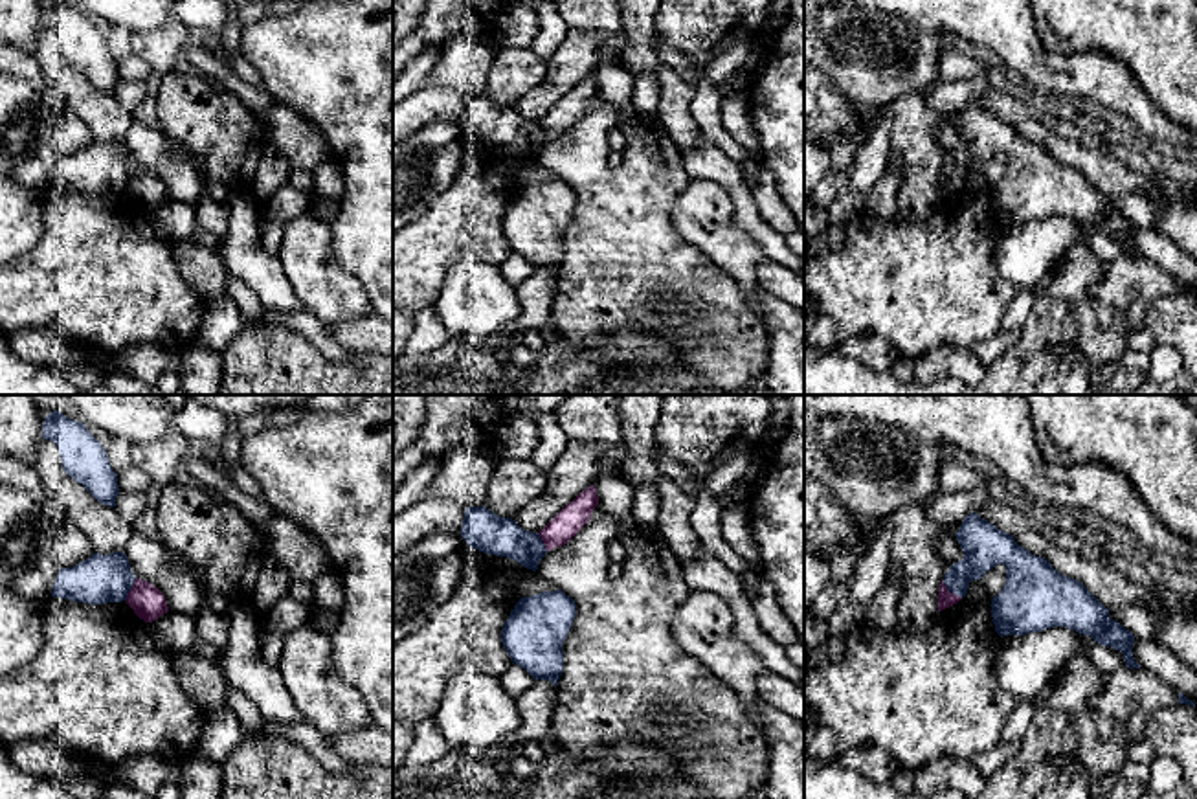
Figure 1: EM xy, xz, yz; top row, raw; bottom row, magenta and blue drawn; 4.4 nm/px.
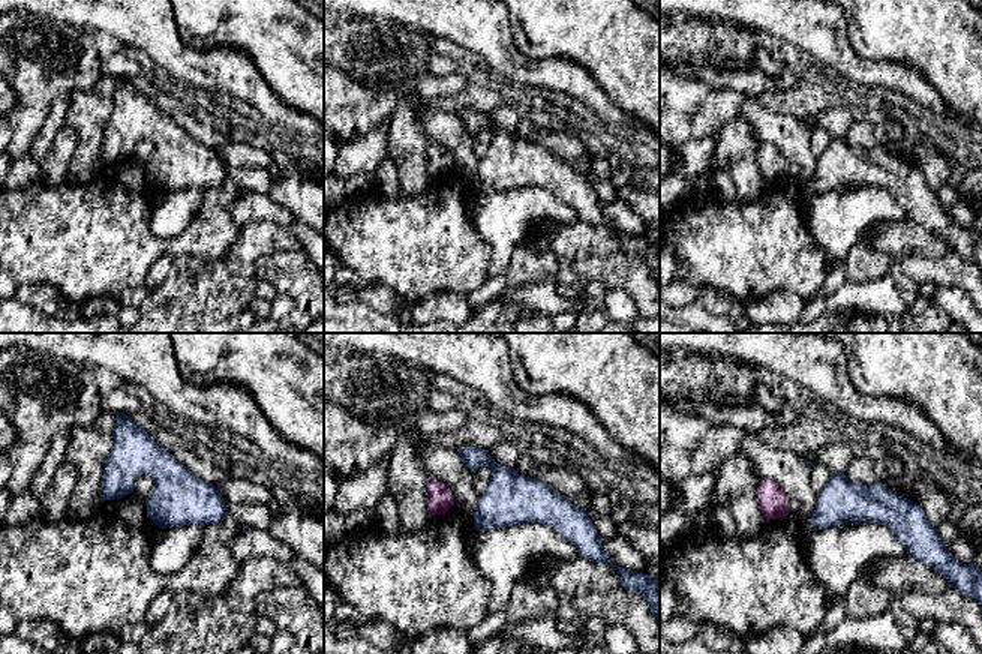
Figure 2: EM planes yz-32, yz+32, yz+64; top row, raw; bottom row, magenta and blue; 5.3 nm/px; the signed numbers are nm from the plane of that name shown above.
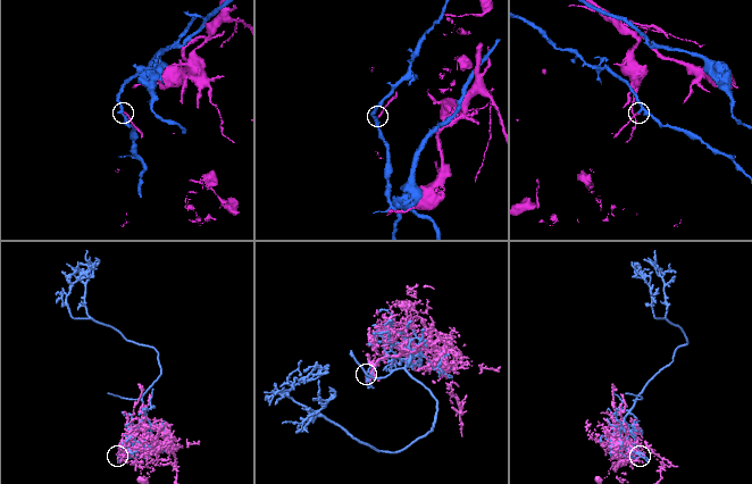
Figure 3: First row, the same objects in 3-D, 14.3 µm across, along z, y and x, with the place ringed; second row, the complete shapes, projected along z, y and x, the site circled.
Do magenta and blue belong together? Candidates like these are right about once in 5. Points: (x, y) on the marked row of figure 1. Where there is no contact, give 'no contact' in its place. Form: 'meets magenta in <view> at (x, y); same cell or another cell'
meets magenta in yz at (950, 592); another cell

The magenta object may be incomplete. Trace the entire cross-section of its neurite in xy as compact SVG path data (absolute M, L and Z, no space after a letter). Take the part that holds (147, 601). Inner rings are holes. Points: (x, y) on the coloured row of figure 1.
M136 579L127 595L127 604L145 623L152 623L169 612L163 593L147 580Z

